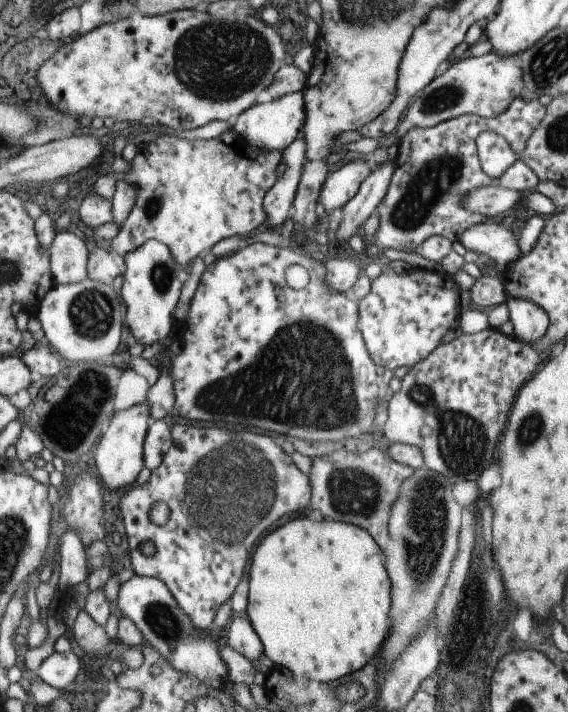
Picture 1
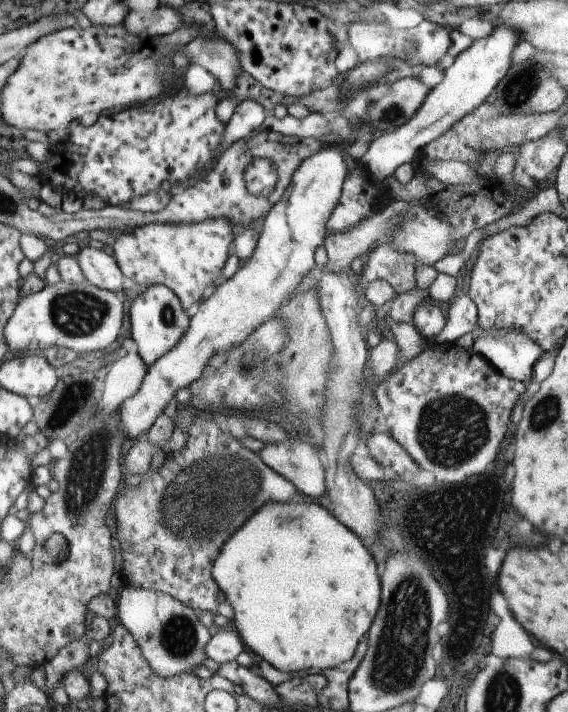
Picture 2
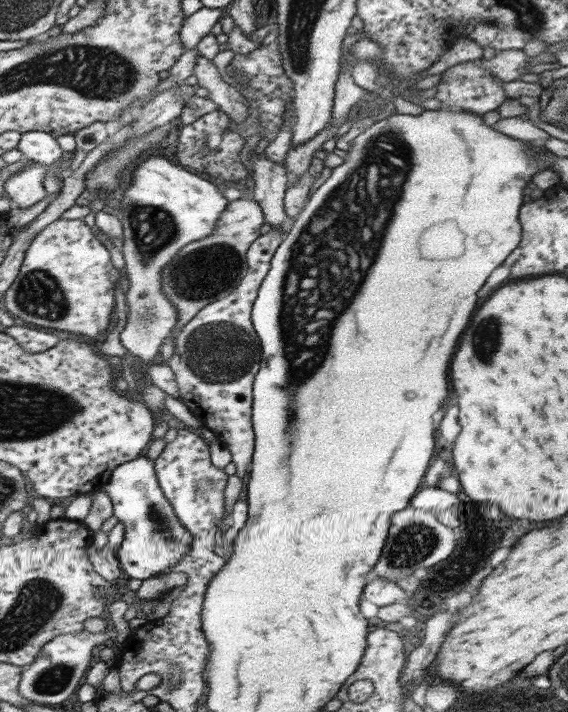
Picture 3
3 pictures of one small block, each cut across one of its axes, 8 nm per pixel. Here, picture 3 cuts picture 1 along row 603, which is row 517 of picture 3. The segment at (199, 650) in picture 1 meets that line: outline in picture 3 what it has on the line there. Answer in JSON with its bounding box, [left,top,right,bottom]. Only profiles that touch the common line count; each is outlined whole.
[102,455,191,580]

